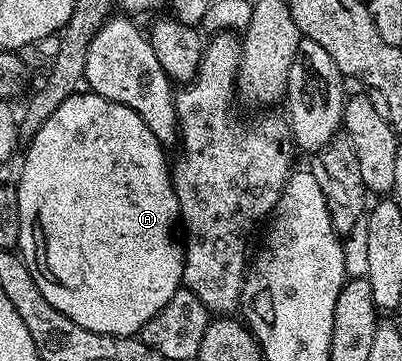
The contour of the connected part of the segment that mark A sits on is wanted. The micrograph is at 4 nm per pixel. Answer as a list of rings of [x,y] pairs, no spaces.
[[[76,93],[63,101],[45,125],[37,131],[26,146],[27,156],[23,159],[23,172],[17,175],[19,189],[19,245],[18,254],[29,269],[41,297],[53,305],[69,321],[81,325],[98,335],[125,335],[135,337],[142,332],[143,326],[162,309],[180,290],[183,282],[183,253],[177,242],[177,220],[179,219],[179,202],[175,196],[175,186],[171,184],[171,167],[169,155],[163,144],[153,137],[153,129],[125,105],[117,105],[105,97],[94,93]]]

